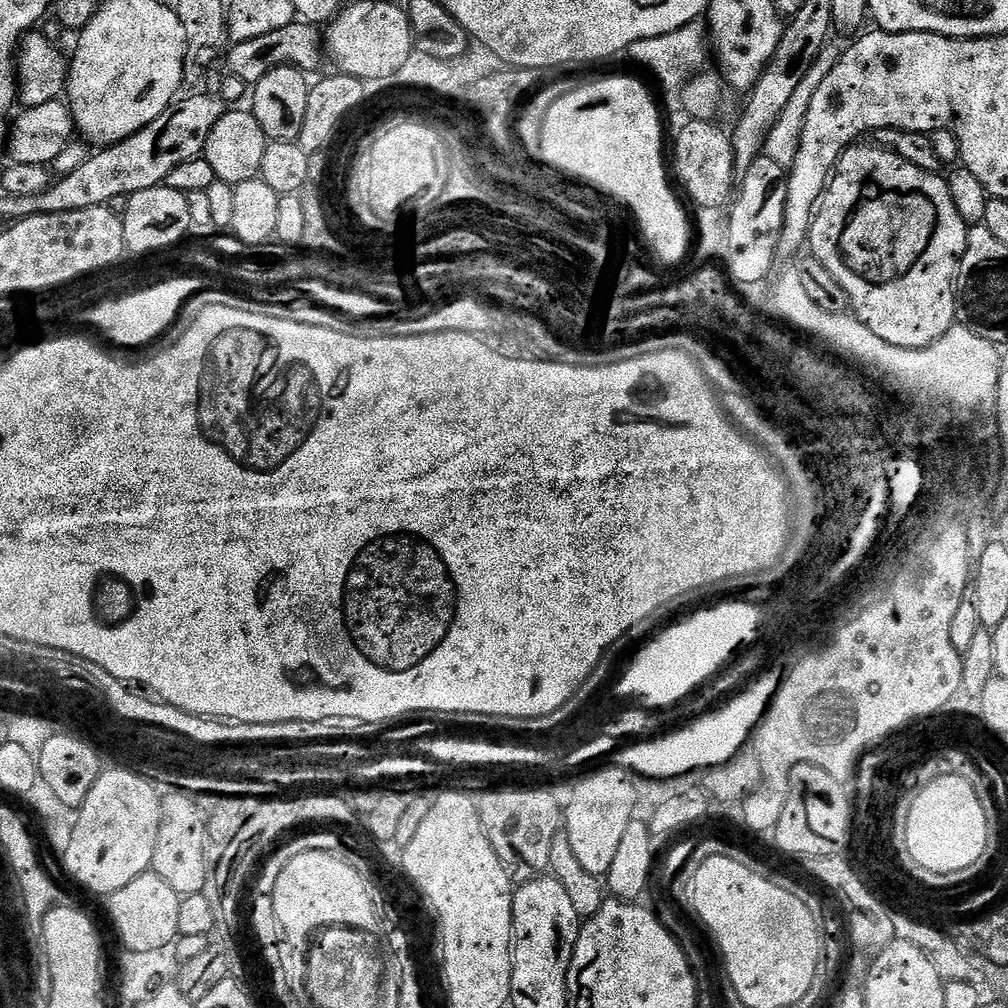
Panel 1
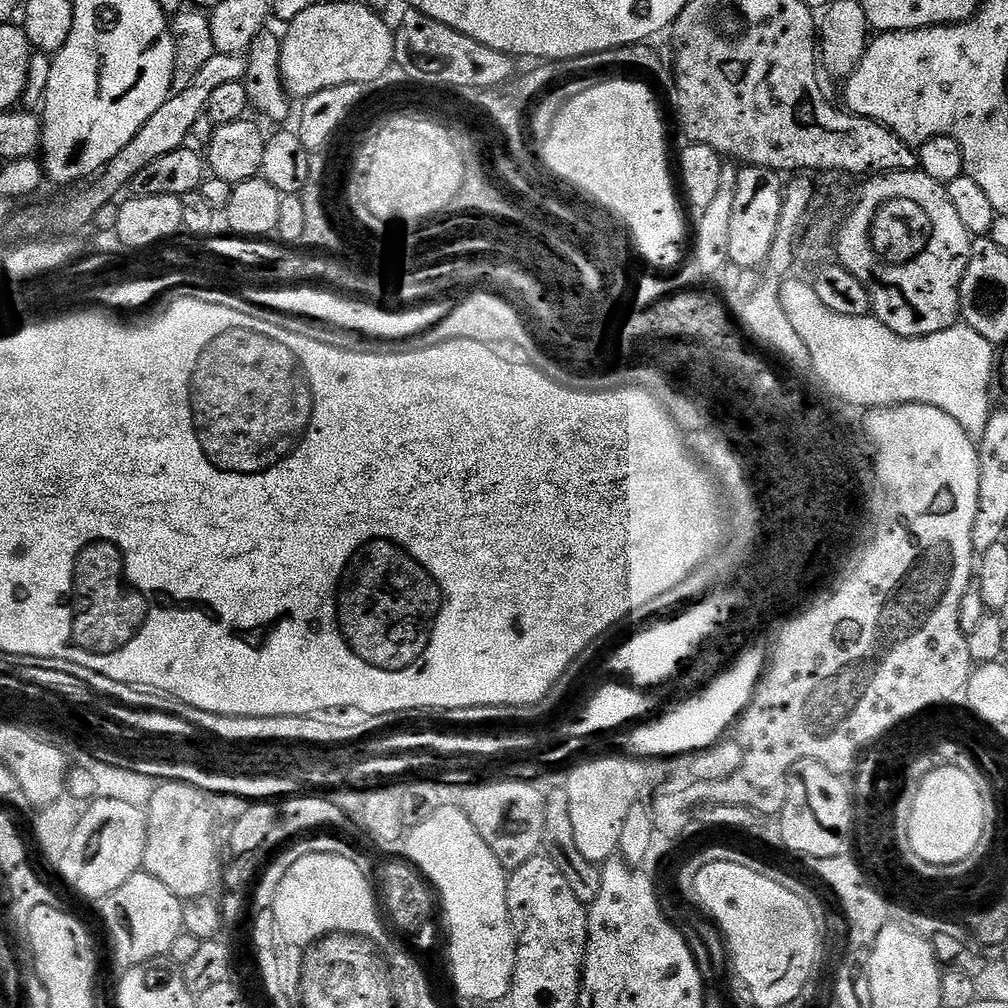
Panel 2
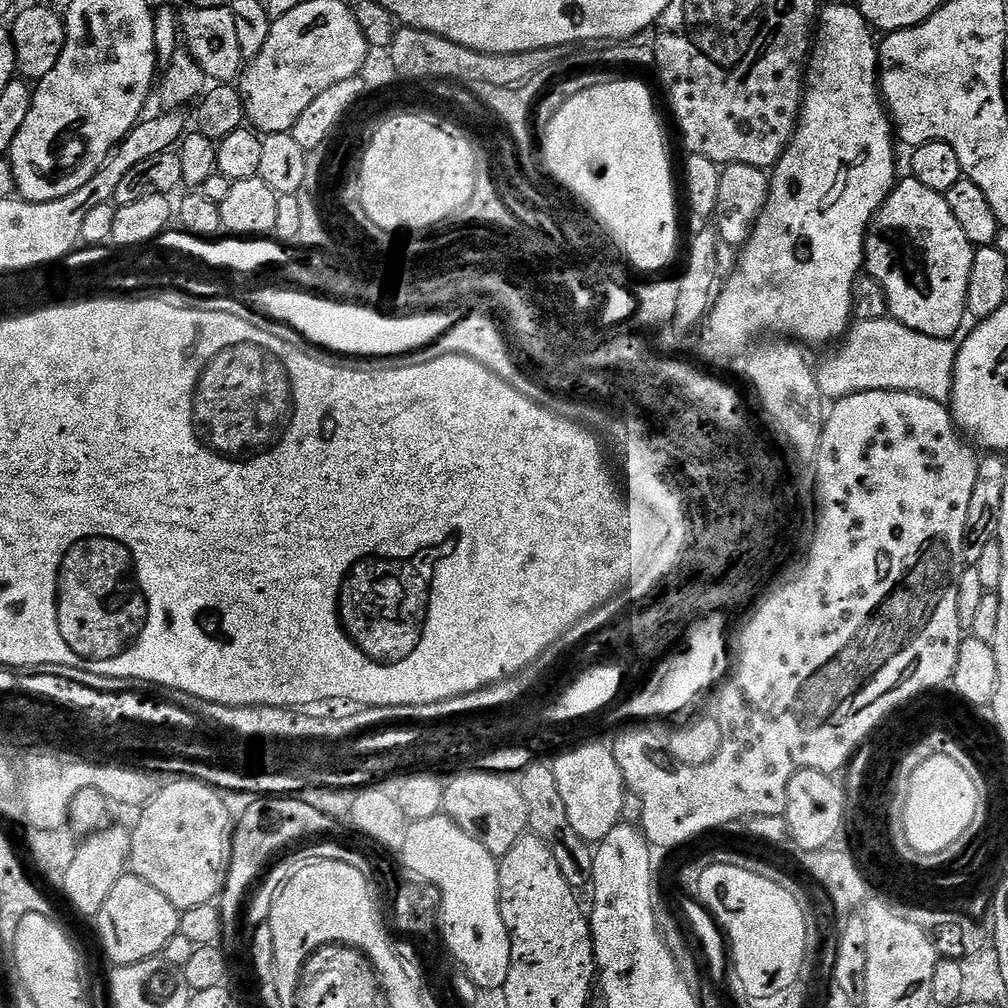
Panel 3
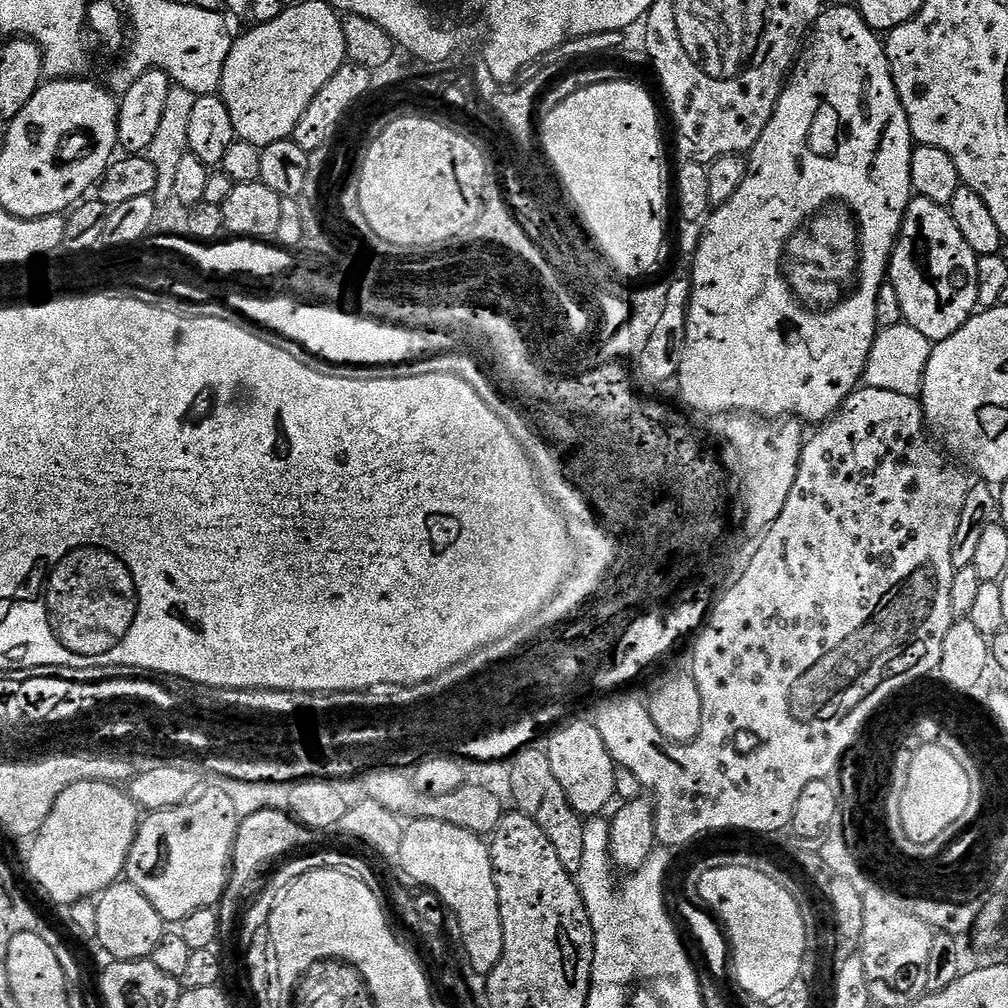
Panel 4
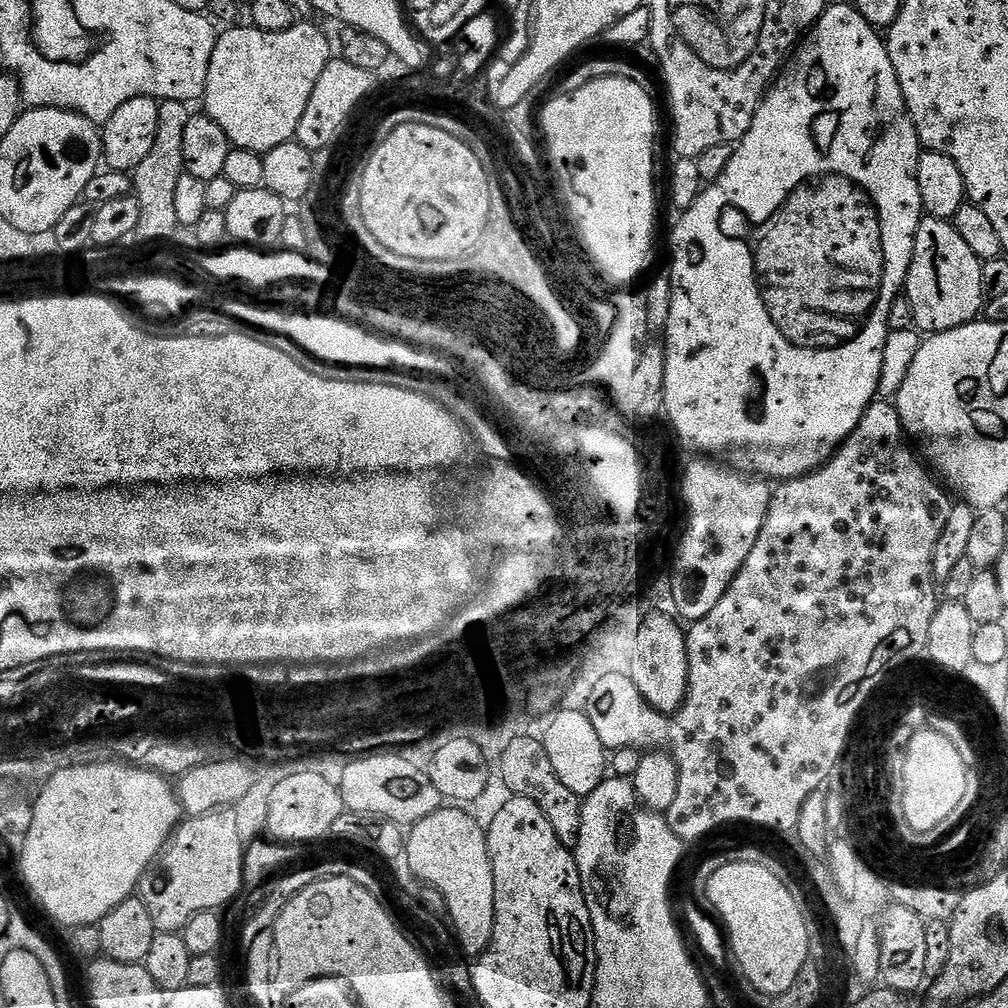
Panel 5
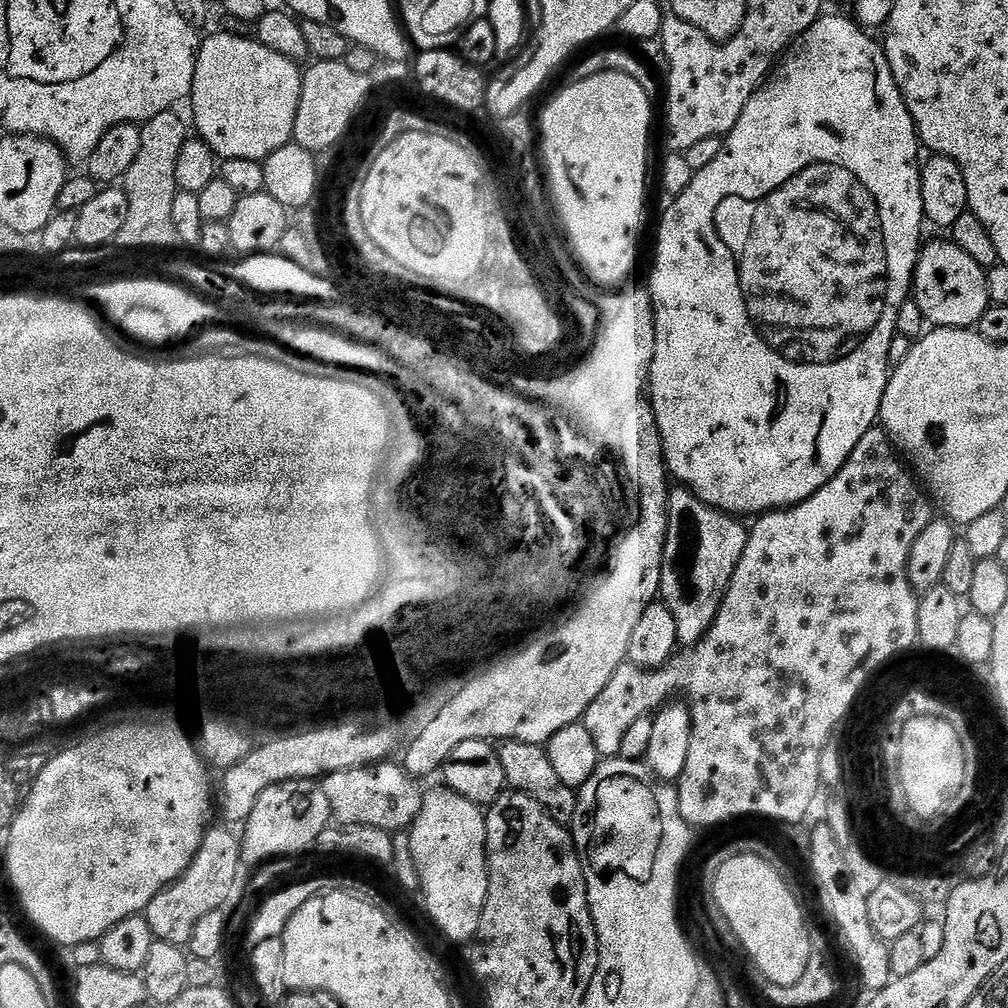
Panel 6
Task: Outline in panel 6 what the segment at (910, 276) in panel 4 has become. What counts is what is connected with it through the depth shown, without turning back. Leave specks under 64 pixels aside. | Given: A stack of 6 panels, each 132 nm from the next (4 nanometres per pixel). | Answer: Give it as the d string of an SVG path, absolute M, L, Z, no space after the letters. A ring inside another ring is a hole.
M951 239L925 243L920 250L914 273L914 299L928 319L937 328L975 329L977 322L990 306L988 299L988 273L966 250L953 244Z

